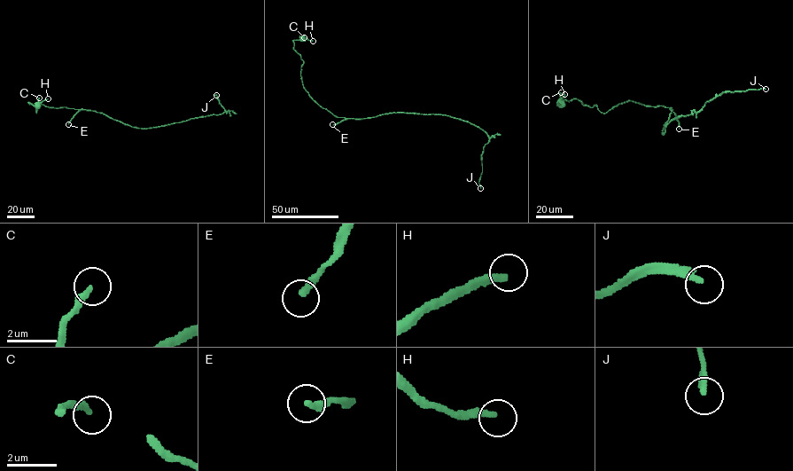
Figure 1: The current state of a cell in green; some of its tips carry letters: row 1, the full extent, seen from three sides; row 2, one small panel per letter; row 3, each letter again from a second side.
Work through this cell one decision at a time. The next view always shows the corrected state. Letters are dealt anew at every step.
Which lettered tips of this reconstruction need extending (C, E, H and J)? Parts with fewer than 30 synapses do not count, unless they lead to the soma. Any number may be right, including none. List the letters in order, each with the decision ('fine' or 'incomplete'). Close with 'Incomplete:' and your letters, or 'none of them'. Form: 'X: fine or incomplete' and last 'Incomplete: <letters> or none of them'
C: fine
E: incomplete
H: fine
J: incomplete
Incomplete: E, J

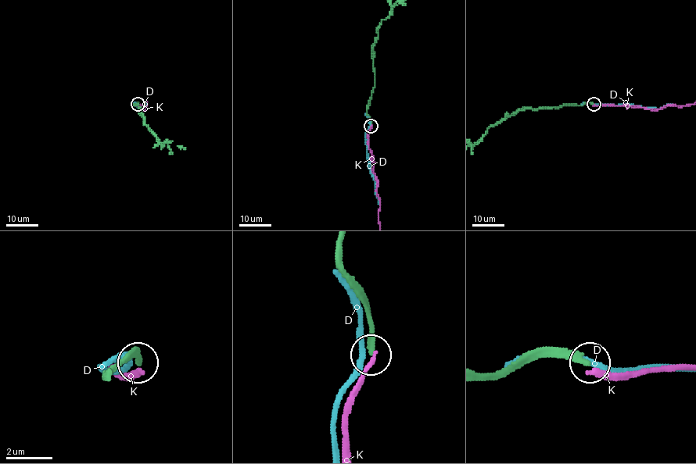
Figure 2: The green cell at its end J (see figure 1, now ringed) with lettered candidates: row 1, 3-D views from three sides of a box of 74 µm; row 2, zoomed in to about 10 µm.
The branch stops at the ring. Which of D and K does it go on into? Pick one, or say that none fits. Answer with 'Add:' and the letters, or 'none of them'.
Add: none of them

